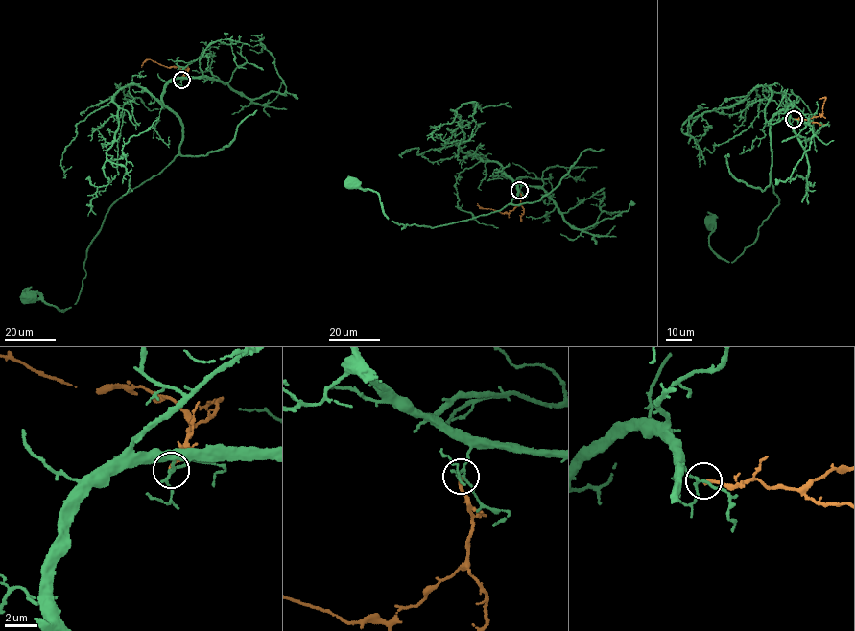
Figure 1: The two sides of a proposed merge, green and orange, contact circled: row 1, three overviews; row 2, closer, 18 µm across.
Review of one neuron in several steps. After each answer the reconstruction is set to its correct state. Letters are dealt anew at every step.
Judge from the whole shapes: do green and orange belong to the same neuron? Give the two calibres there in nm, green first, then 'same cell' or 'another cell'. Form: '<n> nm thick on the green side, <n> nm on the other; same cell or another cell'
130 nm thick on the green side, 240 nm on the other; another cell

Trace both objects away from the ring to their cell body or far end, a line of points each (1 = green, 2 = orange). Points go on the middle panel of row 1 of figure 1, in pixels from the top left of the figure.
1: (519, 190), (503, 173), (517, 192), (501, 210), (402, 229), (375, 191), (351, 182)
2: (519, 190), (521, 203), (508, 213), (483, 208), (477, 203)

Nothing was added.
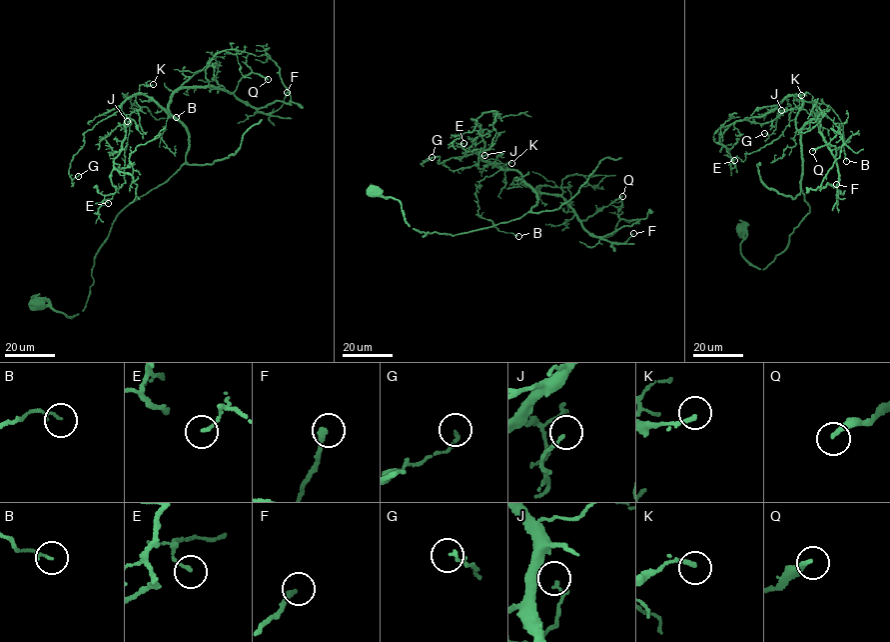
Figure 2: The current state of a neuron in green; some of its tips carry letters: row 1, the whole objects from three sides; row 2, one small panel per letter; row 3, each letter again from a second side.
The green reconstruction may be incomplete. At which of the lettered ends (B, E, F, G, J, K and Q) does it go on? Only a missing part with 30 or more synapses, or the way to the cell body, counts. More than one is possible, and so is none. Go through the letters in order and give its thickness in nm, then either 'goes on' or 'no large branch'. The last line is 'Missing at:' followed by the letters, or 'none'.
B: calibre 120 nm; no large branch
E: calibre 130 nm; no large branch
F: calibre 200 nm; no large branch
G: calibre 130 nm; no large branch
J: calibre 140 nm; no large branch
K: calibre 180 nm; no large branch
Q: calibre 280 nm; no large branch
Missing at: none

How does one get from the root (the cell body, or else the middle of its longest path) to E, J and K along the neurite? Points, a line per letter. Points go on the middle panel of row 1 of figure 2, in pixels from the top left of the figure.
E: (374, 191), (398, 200), (423, 237), (529, 212), (537, 195), (521, 175), (480, 170), (480, 150), (463, 143)
J: (374, 191), (398, 200), (423, 237), (529, 212), (537, 194), (477, 153), (484, 155)
K: (374, 191), (398, 200), (423, 237), (453, 236), (535, 205), (521, 175), (496, 166), (511, 163)

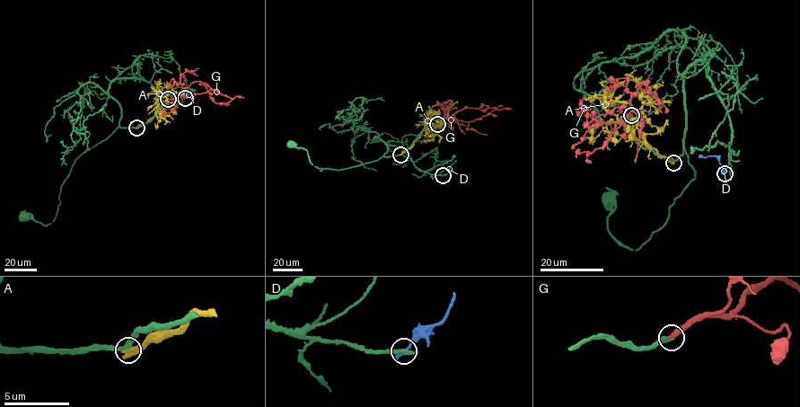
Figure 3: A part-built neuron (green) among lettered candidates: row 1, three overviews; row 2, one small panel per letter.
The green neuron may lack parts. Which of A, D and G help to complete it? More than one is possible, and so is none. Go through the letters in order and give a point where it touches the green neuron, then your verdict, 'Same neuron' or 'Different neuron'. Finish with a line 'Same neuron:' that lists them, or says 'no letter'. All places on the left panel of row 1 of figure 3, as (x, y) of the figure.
A: Touches green at (136, 128). Different neuron
D: Touches green at (185, 98). Different neuron
G: Touches green at (168, 99). Same neuron
Same neuron: G

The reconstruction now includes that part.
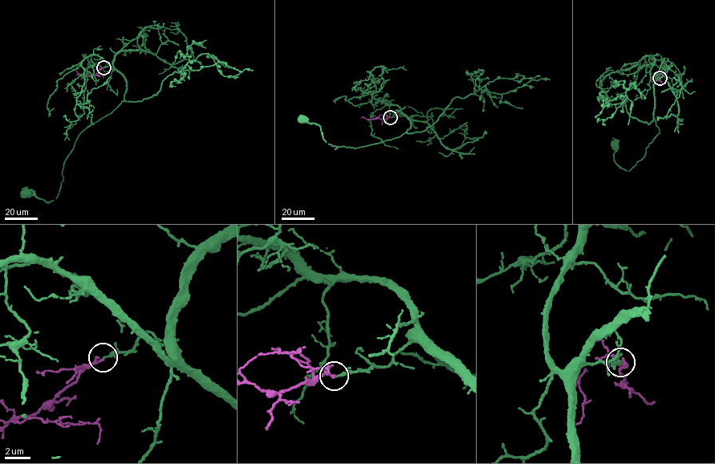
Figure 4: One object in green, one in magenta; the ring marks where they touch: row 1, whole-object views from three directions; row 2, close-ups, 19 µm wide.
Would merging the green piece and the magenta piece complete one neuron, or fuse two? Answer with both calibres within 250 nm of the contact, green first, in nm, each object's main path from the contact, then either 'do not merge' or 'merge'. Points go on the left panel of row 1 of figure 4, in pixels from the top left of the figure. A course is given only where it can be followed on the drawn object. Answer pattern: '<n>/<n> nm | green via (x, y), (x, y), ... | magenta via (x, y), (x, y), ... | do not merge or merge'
180/150 nm | green via (103, 67), (110, 64), (122, 75), (124, 100), (79, 134), (54, 200), (25, 194) | magenta via (103, 67), (91, 76), (79, 74), (75, 70) | merge

